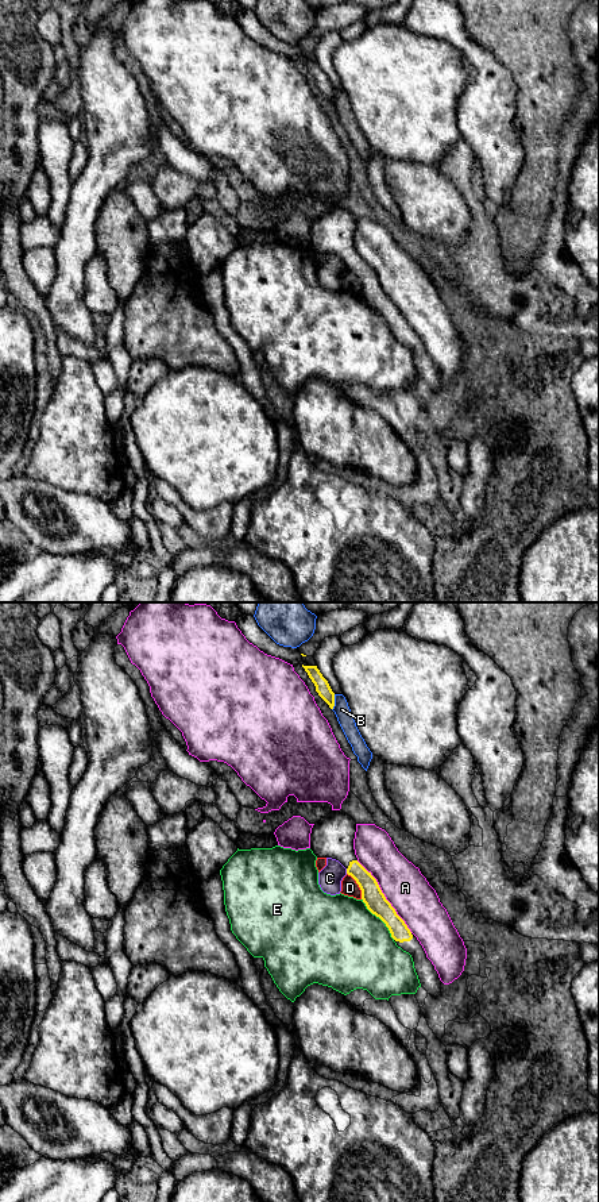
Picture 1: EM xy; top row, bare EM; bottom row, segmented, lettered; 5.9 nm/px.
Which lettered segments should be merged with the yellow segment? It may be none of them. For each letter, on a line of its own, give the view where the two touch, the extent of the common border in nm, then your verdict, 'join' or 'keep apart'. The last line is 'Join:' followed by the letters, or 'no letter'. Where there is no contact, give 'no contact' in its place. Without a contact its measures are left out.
A: meets yellow in xy; contact 550 nm long; keep apart
B: meets yellow in xy; contact 100 nm long; keep apart
C: meets yellow in xy; contact 30 nm long; keep apart
D: meets yellow in xy; contact 180 nm long; keep apart
E: meets yellow in xy; contact 320 nm long; keep apart
Join: no letter

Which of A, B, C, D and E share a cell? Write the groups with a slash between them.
A / B / C / D / E

